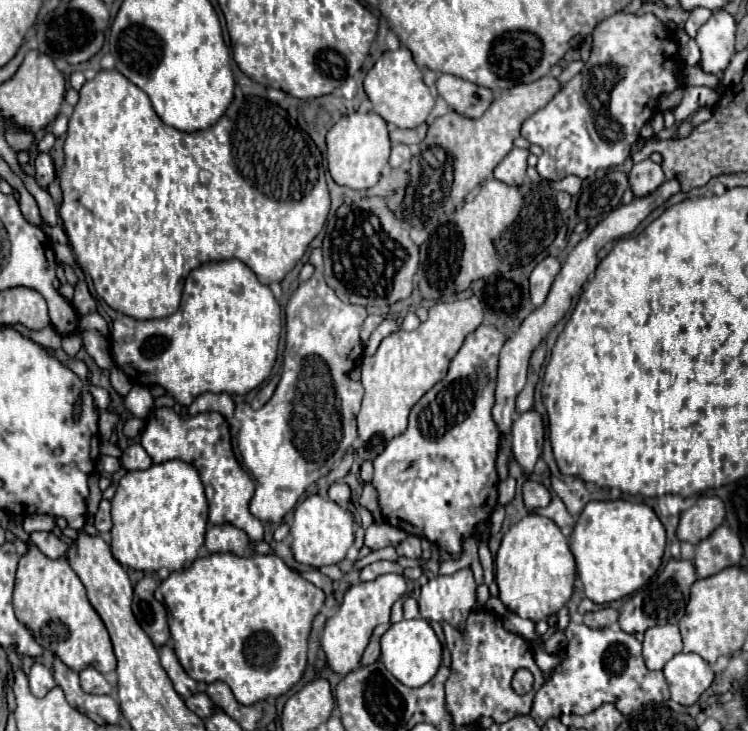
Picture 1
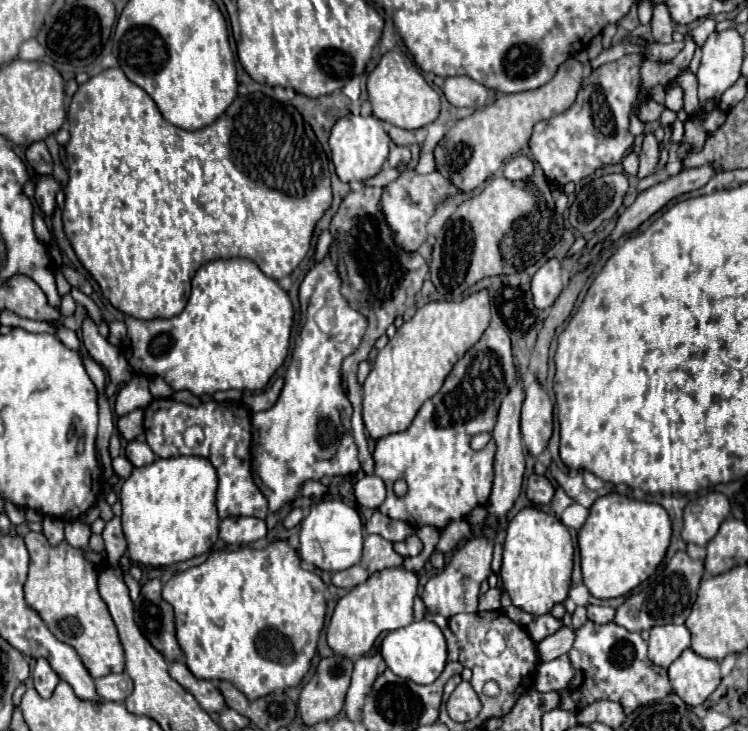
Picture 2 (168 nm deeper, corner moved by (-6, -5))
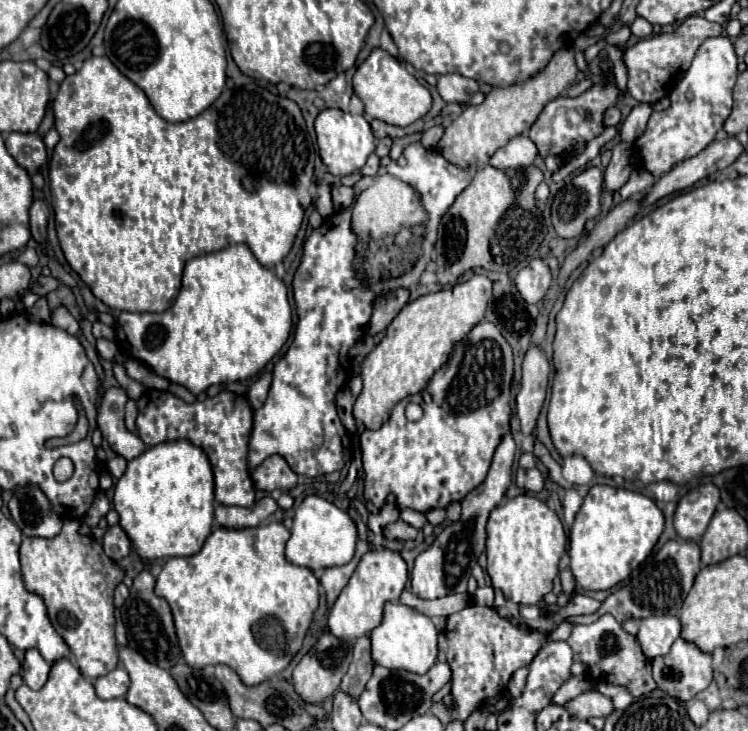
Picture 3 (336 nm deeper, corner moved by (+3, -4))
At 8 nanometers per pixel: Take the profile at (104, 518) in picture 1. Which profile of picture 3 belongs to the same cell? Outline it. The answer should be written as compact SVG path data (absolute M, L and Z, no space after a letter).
M113 525L113 527L109 527L105 531L105 535L103 535L103 551L113 561L121 561L125 555L129 555L131 541L129 541L127 533L119 525Z

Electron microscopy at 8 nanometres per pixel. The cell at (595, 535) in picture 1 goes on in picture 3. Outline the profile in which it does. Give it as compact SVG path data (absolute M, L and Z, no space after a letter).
M593 485L569 531L569 559L575 583L585 591L607 591L627 579L653 551L663 531L663 513L653 499L609 485Z

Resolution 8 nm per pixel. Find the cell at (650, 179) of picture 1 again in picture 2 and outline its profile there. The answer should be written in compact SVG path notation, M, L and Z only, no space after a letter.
M646 132L644 142L642 142L642 152L640 152L638 178L652 174L656 170L656 162L658 162L658 140L652 132Z

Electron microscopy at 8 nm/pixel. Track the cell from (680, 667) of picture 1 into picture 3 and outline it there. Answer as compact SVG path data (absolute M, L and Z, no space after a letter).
M677 639L671 647L671 651L665 657L653 659L653 679L657 683L657 687L661 691L665 691L667 695L679 699L679 701L689 701L693 699L697 693L705 691L711 683L711 655L699 651L693 643L687 643L683 639Z

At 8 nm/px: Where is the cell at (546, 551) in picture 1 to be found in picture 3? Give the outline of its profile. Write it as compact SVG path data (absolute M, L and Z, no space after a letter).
M519 495L495 507L487 523L487 573L493 581L493 587L501 589L505 599L517 605L537 605L547 593L553 591L553 579L559 573L559 559L565 553L565 543L567 535L559 517L537 497Z

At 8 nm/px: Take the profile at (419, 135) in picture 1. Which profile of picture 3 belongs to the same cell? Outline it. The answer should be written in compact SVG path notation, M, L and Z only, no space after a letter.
M371 121L371 129L375 133L377 139L383 139L383 137L391 137L391 139L397 139L397 137L405 137L409 133L413 133L415 129L413 127L395 127L395 125L389 125L389 123L383 123L383 121Z

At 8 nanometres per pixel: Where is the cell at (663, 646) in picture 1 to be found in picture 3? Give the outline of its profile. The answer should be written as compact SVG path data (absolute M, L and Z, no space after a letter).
M661 615L661 617L649 617L641 621L641 629L637 633L637 639L641 643L641 649L645 657L655 659L661 655L667 655L673 641L681 635L681 623L673 615Z

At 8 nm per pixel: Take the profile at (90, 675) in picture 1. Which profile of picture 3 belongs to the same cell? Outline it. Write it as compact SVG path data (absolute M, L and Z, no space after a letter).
M123 667L113 669L111 673L97 677L93 681L93 687L101 699L115 699L115 697L125 697L129 689L129 675Z

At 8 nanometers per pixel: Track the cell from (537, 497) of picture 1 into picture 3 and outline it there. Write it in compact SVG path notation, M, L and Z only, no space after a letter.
M519 467L515 481L517 481L517 487L521 487L523 491L529 491L529 493L539 493L543 489L543 477L541 477L539 469L521 469Z

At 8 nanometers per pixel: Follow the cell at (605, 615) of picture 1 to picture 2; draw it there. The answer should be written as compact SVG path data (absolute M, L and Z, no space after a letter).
M588 606L588 618L596 624L608 624L614 620L614 608L610 606Z

